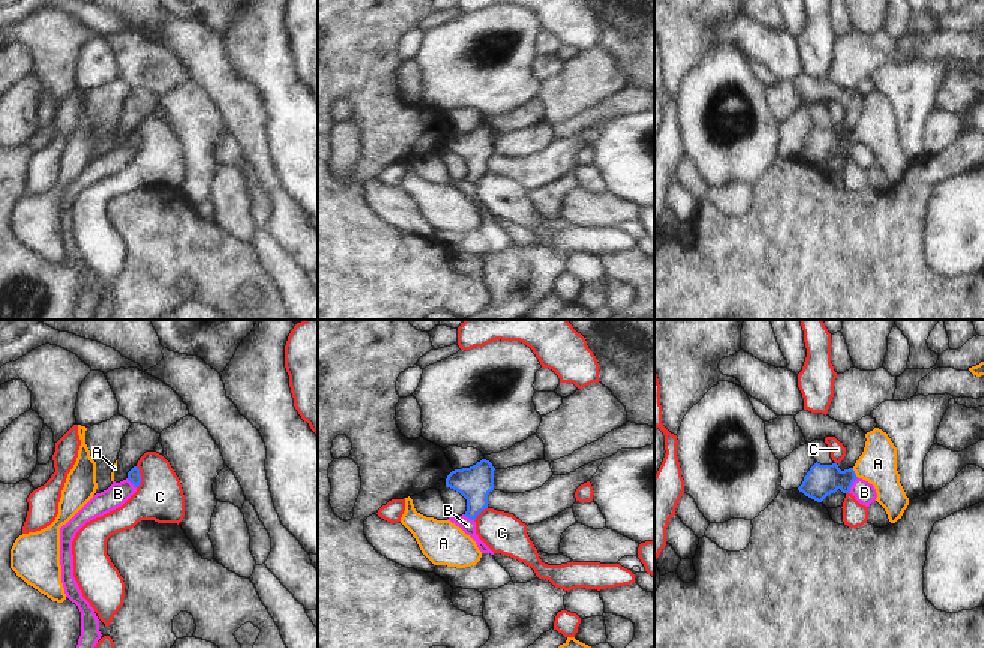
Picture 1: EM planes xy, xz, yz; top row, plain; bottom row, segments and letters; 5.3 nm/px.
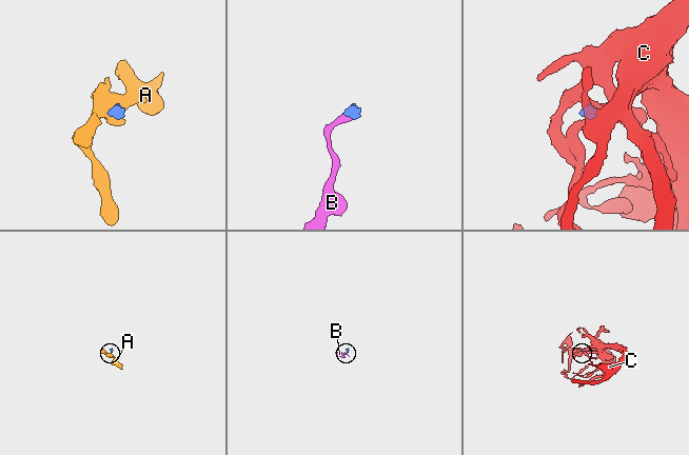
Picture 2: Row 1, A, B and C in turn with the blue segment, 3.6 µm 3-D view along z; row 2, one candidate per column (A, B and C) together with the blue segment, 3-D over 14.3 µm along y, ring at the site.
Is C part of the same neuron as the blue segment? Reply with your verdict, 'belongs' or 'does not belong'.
does not belong

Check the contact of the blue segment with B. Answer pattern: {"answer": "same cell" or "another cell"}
{"answer": "another cell"}

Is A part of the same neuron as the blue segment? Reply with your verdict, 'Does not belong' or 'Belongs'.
Belongs

